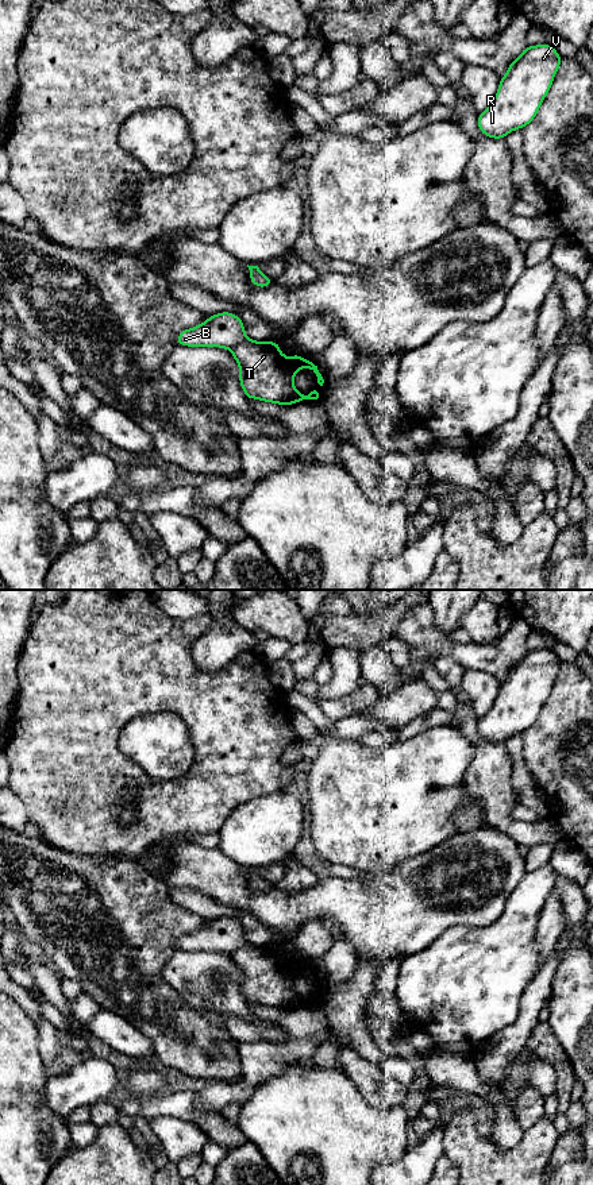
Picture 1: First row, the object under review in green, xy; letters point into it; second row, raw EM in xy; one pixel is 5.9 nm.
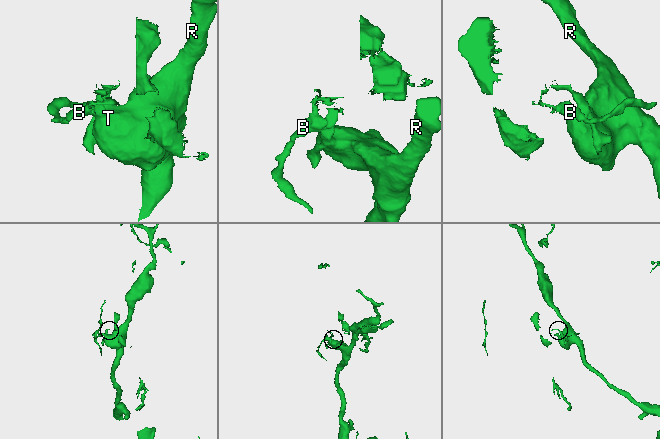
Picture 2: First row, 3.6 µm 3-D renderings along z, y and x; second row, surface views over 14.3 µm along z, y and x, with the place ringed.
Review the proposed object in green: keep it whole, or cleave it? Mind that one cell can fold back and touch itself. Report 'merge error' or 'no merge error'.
merge error

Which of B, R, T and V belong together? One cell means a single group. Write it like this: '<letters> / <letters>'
B / R T V

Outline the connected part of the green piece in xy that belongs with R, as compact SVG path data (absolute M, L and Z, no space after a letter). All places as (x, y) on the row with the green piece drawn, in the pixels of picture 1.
M551 45L527 46L515 58L490 105L478 115L480 131L493 139L528 126L551 89L562 58Z

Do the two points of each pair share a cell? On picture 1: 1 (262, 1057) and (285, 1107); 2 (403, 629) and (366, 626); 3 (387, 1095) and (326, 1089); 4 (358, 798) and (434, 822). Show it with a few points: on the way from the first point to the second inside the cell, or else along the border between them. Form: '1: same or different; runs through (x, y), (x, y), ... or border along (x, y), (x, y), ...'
1: different; border along (295, 1061), (266, 1079), (249, 1099)
2: different; border along (415, 605), (403, 616), (391, 635)
3: different; border along (342, 1070), (370, 1104), (378, 1108), (389, 1107)
4: same; runs through (377, 807), (408, 809), (415, 814)

